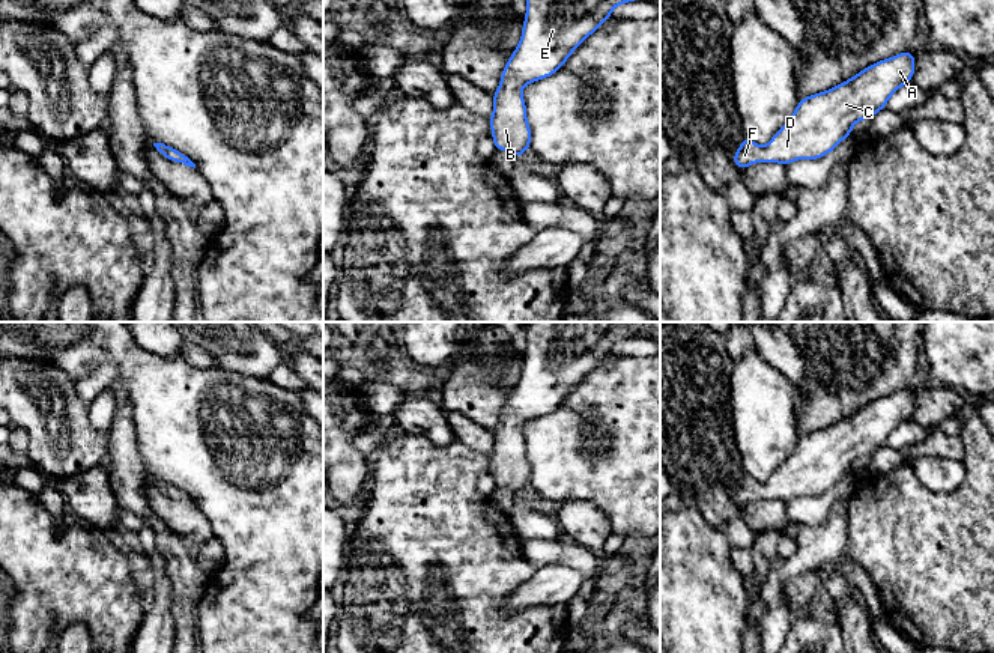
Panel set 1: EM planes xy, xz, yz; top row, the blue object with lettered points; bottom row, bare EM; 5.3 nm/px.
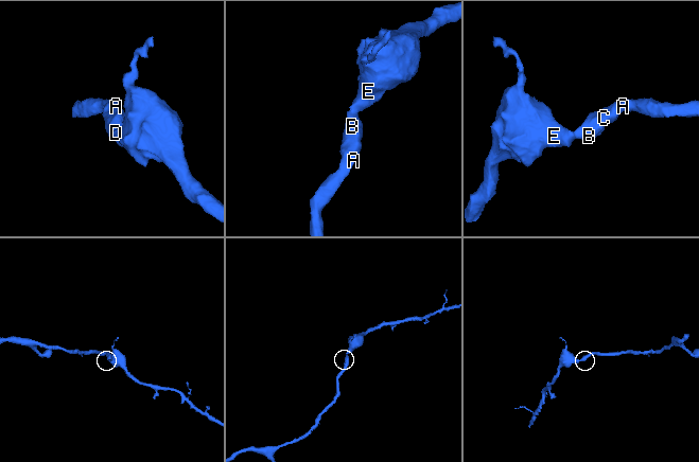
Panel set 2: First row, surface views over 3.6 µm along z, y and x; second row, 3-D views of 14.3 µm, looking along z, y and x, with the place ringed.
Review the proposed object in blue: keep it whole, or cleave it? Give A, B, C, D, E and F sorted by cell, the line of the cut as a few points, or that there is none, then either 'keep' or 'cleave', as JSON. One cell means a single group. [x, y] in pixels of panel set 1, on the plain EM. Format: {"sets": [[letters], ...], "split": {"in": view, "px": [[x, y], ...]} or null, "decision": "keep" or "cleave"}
{"sets": [["A", "B", "C", "D", "E", "F"]], "split": null, "decision": "keep"}

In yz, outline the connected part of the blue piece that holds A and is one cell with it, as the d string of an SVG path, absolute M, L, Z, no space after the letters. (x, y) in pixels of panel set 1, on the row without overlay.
M913 388L899 390L890 396L880 397L850 417L817 432L802 435L792 453L783 465L774 469L773 475L759 484L753 477L744 474L732 500L746 506L755 500L780 500L788 503L796 497L820 497L830 491L844 475L851 472L856 459L871 456L875 450L886 445L889 435L914 412Z

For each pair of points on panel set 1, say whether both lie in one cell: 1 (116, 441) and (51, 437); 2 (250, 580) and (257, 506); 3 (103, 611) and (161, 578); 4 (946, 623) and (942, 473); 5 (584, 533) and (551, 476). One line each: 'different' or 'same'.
1: different
2: same
3: different
4: different
5: different

